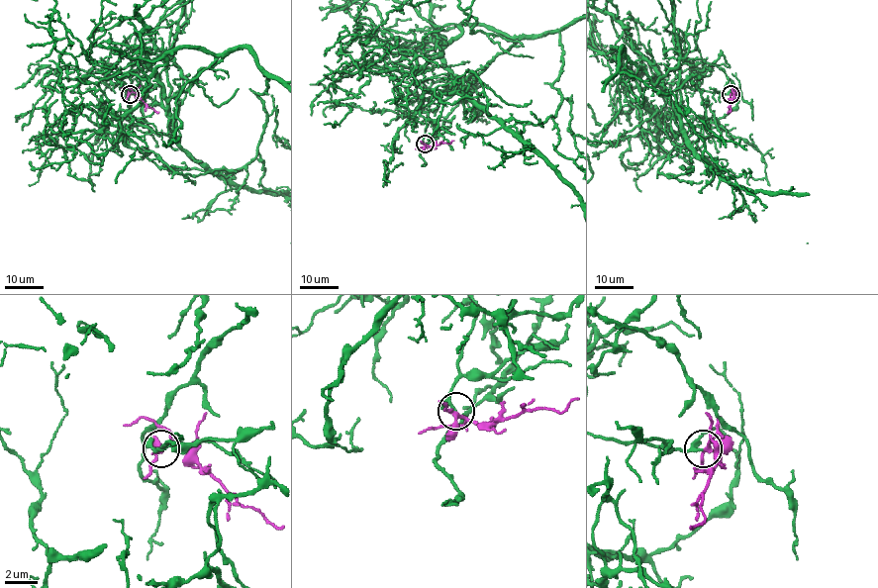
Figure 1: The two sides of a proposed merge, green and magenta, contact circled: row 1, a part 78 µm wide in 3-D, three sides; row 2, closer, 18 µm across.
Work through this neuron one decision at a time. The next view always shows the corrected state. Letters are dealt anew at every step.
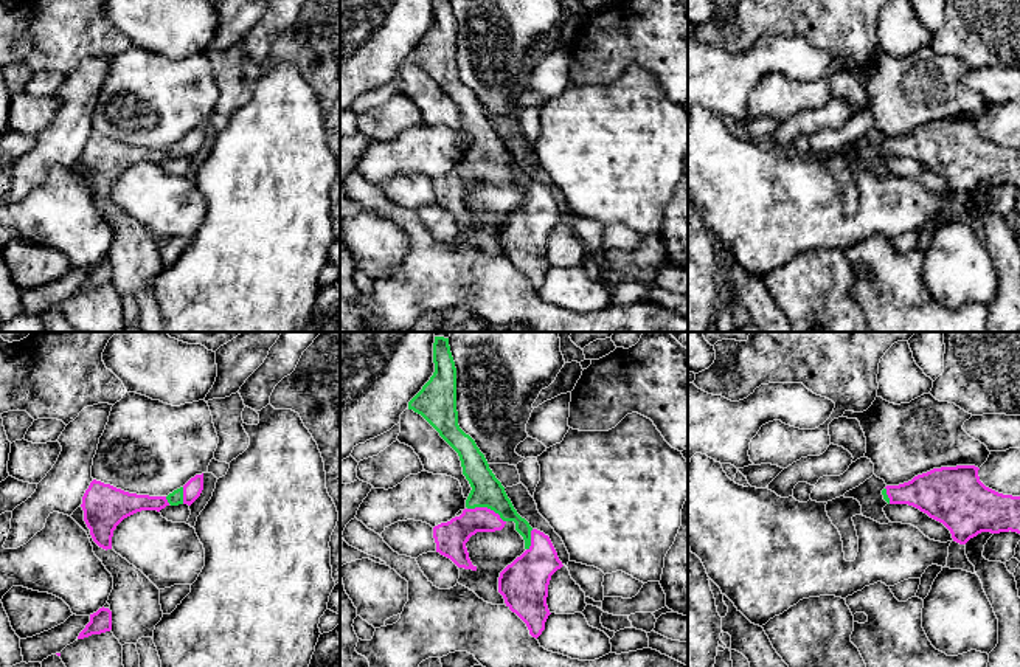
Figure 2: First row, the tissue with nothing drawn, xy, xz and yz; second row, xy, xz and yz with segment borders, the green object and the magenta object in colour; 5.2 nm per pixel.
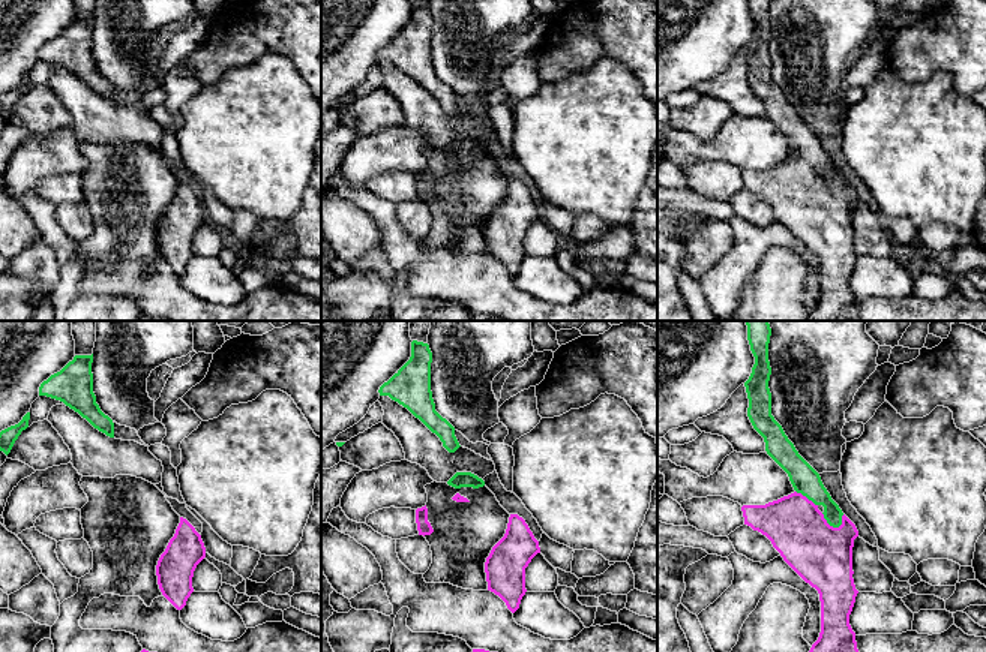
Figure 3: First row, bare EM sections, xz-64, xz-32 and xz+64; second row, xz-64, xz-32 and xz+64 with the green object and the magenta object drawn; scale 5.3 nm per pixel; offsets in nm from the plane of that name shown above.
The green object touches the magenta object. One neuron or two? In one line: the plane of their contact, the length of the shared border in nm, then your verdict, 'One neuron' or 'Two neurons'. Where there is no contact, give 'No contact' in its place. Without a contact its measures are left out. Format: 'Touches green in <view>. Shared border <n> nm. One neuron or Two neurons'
Touches green in xz. Shared border 220 nm. One neuron

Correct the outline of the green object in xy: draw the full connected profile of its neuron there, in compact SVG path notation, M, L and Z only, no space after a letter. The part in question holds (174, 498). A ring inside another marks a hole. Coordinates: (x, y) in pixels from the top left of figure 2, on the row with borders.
M203 473L191 478L183 487L168 496L129 493L110 484L93 479L82 496L84 521L93 541L102 549L112 549L116 526L141 510L160 512L166 506L191 506L203 490Z

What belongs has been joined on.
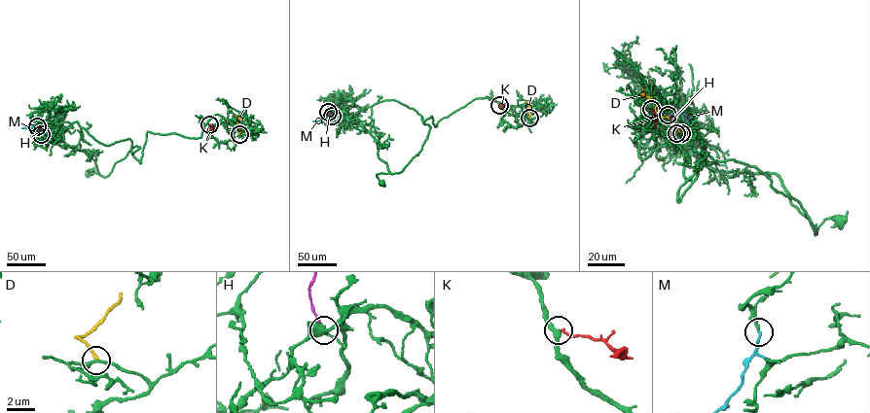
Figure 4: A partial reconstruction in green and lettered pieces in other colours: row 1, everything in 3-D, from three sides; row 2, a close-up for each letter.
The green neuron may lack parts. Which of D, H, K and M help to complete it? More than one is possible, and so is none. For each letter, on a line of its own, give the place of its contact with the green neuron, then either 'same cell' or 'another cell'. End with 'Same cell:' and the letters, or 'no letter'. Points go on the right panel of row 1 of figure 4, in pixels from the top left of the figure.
D: meets green at (681, 133); another cell
H: meets green at (676, 133); another cell
K: meets green at (651, 109); another cell
M: meets green at (668, 115); same cell
Same cell: M

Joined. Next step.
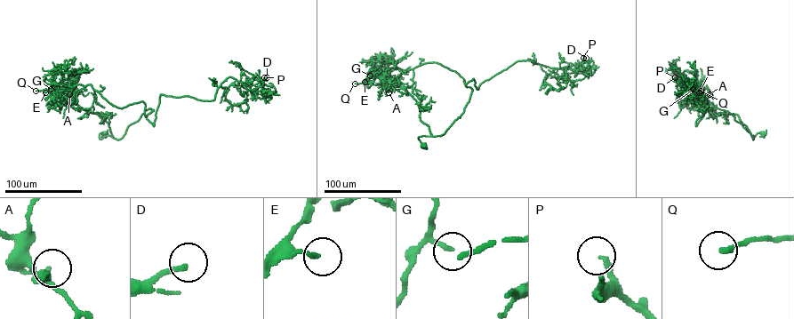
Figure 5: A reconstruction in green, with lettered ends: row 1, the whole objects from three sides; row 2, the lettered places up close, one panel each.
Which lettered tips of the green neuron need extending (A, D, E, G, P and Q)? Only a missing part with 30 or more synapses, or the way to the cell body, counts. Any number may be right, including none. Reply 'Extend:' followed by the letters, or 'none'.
Extend: D, P

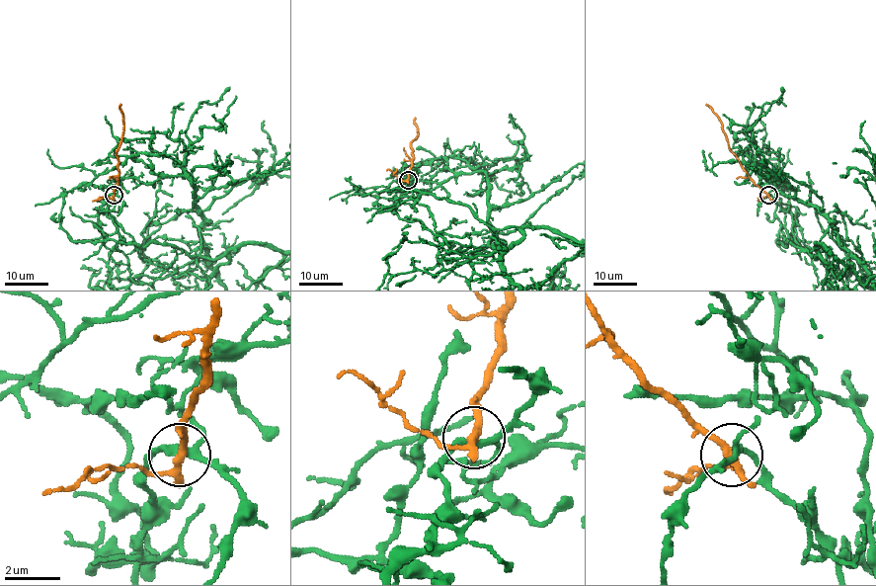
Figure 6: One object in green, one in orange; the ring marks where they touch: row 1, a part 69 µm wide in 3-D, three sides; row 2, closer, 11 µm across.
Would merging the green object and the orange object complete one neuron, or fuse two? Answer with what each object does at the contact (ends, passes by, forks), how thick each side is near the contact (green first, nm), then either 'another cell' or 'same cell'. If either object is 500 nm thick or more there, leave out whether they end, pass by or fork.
green forks; orange forks; calibres 220 and 220 nm; another cell

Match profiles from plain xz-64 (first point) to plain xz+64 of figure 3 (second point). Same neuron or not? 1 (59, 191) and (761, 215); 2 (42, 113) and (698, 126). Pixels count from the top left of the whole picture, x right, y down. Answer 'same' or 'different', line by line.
1: different
2: same

